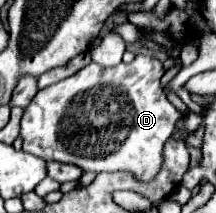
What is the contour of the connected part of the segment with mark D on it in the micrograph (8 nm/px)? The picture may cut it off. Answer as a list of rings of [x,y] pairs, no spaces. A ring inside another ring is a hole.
[[[139,54],[131,64],[101,68],[91,62],[77,74],[51,84],[35,94],[21,118],[23,150],[43,160],[75,164],[85,172],[129,172],[139,182],[151,182],[163,164],[163,146],[173,136],[177,120],[183,112],[177,110],[165,96],[159,80],[163,76],[161,62],[151,54]]]

